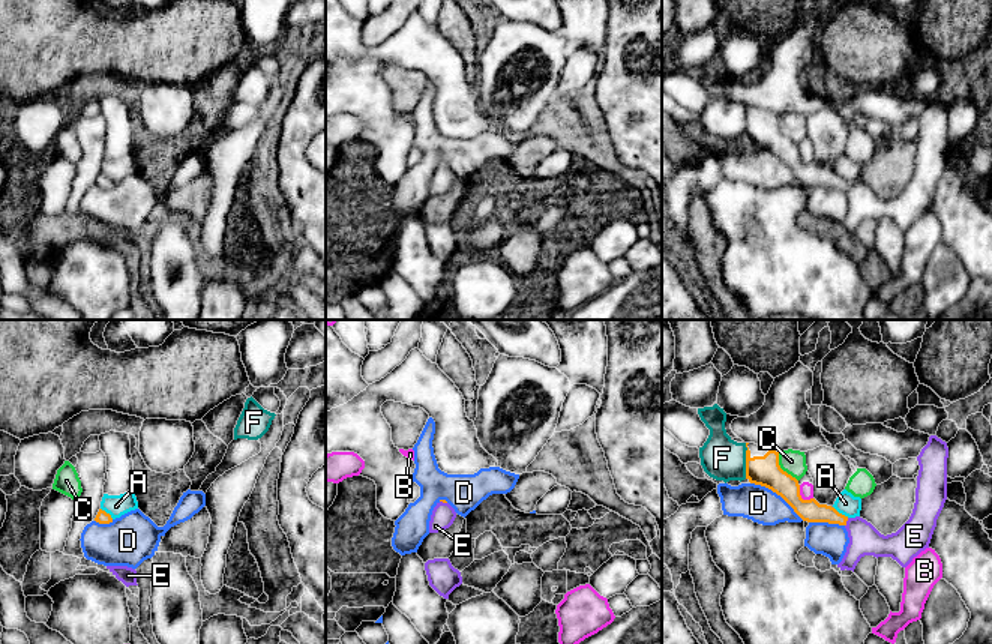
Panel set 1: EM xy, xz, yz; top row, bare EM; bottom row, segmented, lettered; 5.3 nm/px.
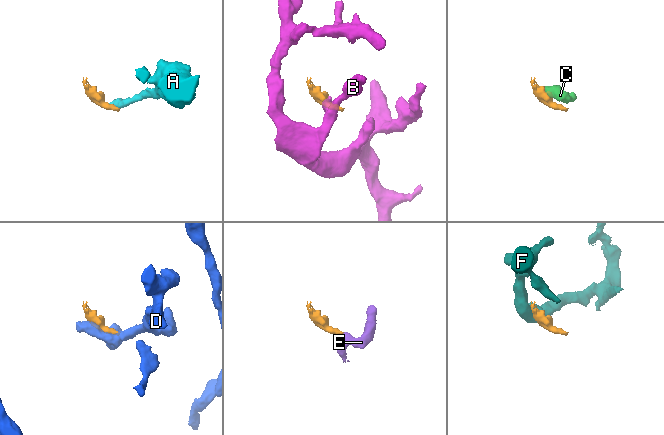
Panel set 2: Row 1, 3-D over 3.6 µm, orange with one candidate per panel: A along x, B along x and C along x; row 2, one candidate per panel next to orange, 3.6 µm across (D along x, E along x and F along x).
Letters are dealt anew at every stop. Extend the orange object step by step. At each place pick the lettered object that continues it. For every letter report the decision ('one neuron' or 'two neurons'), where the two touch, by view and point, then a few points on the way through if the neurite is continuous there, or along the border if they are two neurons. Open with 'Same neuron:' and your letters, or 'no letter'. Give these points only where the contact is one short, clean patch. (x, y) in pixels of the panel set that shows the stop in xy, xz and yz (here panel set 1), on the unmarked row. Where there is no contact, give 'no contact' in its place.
Same neuron: E
A: two neurons; contact yz (841, 177); border yz (833, 170), (848, 180)
B: two neurons; contact yz (800, 161); border yz (799, 149), (799, 158), (803, 162), (812, 162)
C: two neurons; contact yz (781, 132); border yz (778, 117), (781, 131), (797, 144)
D: two neurons; contact yz (778, 158)
E: one neuron; contact yz (845, 186); way yz (811, 174), (829, 177), (845, 186), (865, 203)
F: two neurons; contact yz (746, 125); border yz (745, 107), (746, 141)

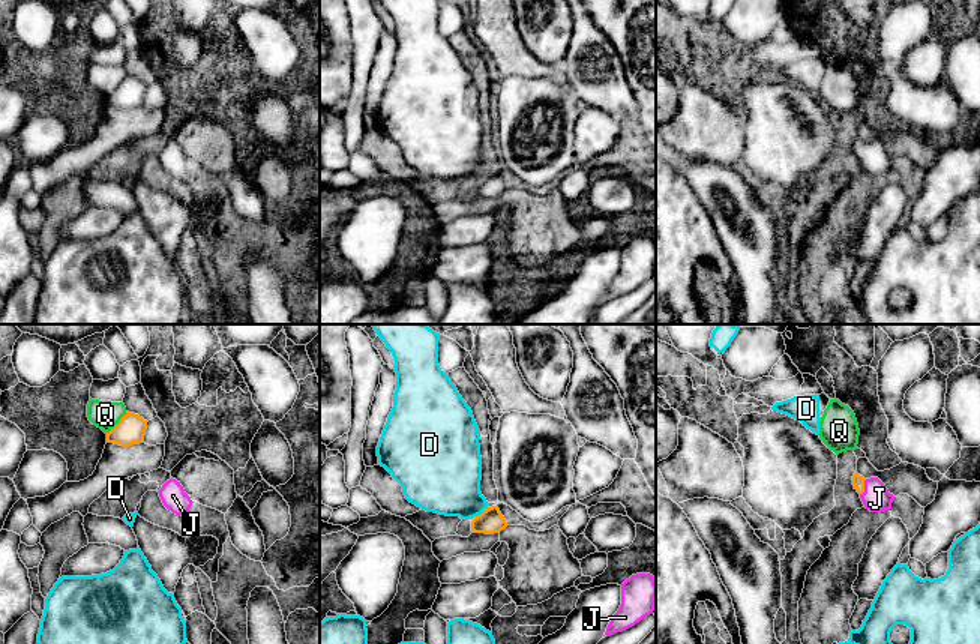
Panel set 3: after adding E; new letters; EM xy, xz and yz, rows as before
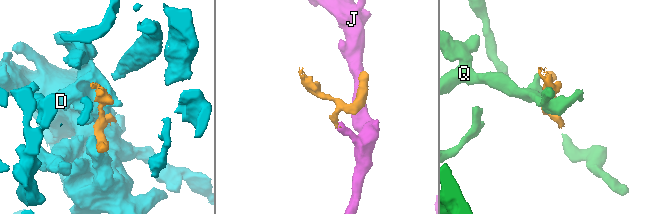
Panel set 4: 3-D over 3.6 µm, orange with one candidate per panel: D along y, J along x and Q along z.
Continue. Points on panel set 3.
Same neuron: J
D: two neurons; contact xz (480, 177); border xz (483, 173), (476, 180)
J: one neuron; contact yz (863, 150); way yz (857, 144), (863, 150), (877, 162)
Q: two neurons; contact xy (117, 87); border xy (126, 75), (105, 96)

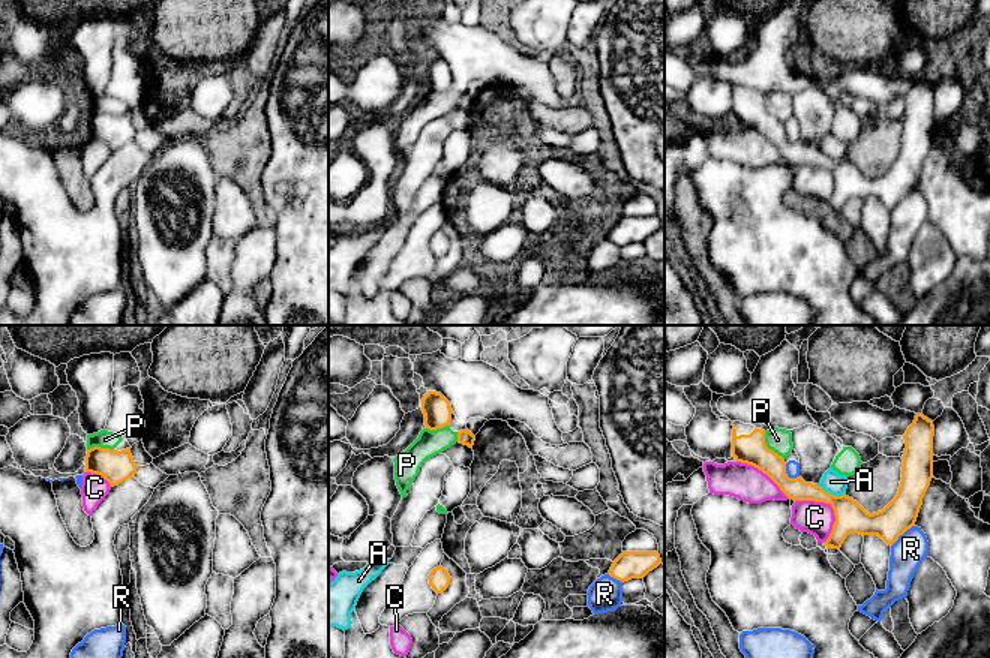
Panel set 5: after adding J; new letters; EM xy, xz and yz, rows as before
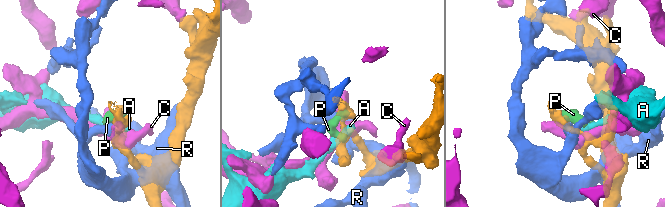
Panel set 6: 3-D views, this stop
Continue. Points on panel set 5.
Same neuron: no letter
A: two neurons; contact yz (833, 159); border yz (819, 149), (834, 159), (845, 159)
C: two neurons; contact yz (831, 170); border yz (795, 164), (824, 165), (831, 171), (834, 188), (824, 207)
P: two neurons; contact yz (767, 111); border yz (764, 96), (767, 110), (783, 123)
R: two neurons; contact yz (902, 198)

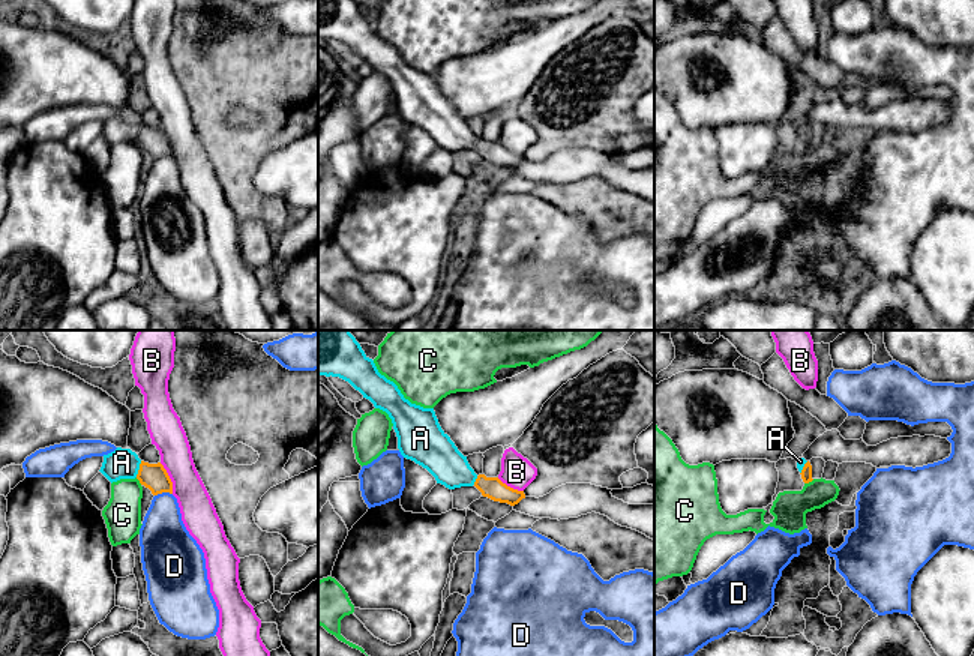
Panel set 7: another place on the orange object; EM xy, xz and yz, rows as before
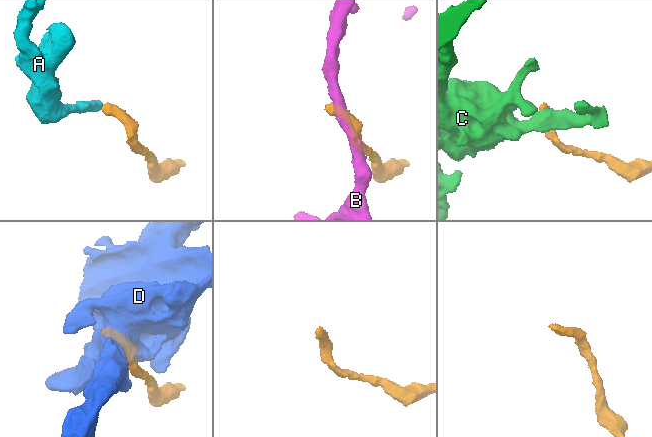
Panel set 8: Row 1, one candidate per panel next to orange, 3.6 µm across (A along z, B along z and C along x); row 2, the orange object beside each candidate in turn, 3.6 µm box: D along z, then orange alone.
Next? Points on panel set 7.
Same neuron: A
A: one neuron; contact xy (140, 132); way xy (153, 140), (140, 132), (122, 126)
B: two neurons; contact xy (168, 141)
C: two neurons; contact yz (809, 144)
D: two neurons; contact xy (162, 155); border xy (171, 156), (158, 156), (155, 159)

